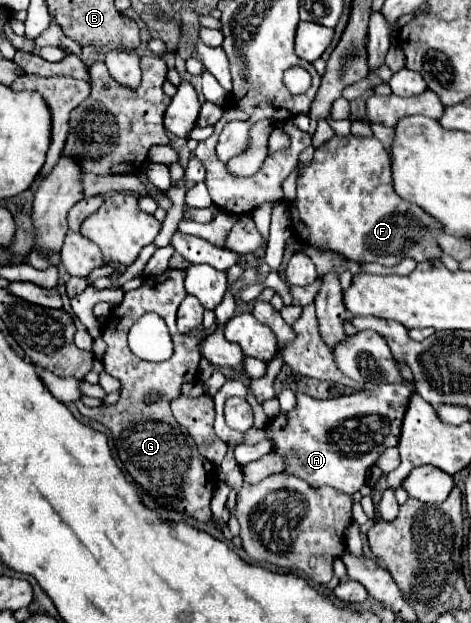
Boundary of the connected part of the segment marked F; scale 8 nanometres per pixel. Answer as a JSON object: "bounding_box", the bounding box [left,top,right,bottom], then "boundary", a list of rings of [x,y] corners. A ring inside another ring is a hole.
{"bounding_box":[289,135,445,267],"boundary":[[[347,135],[323,143],[297,179],[297,197],[289,213],[301,243],[339,251],[355,263],[395,267],[405,257],[431,261],[443,255],[437,243],[437,237],[445,235],[443,225],[393,191],[391,161],[377,137]]]}

